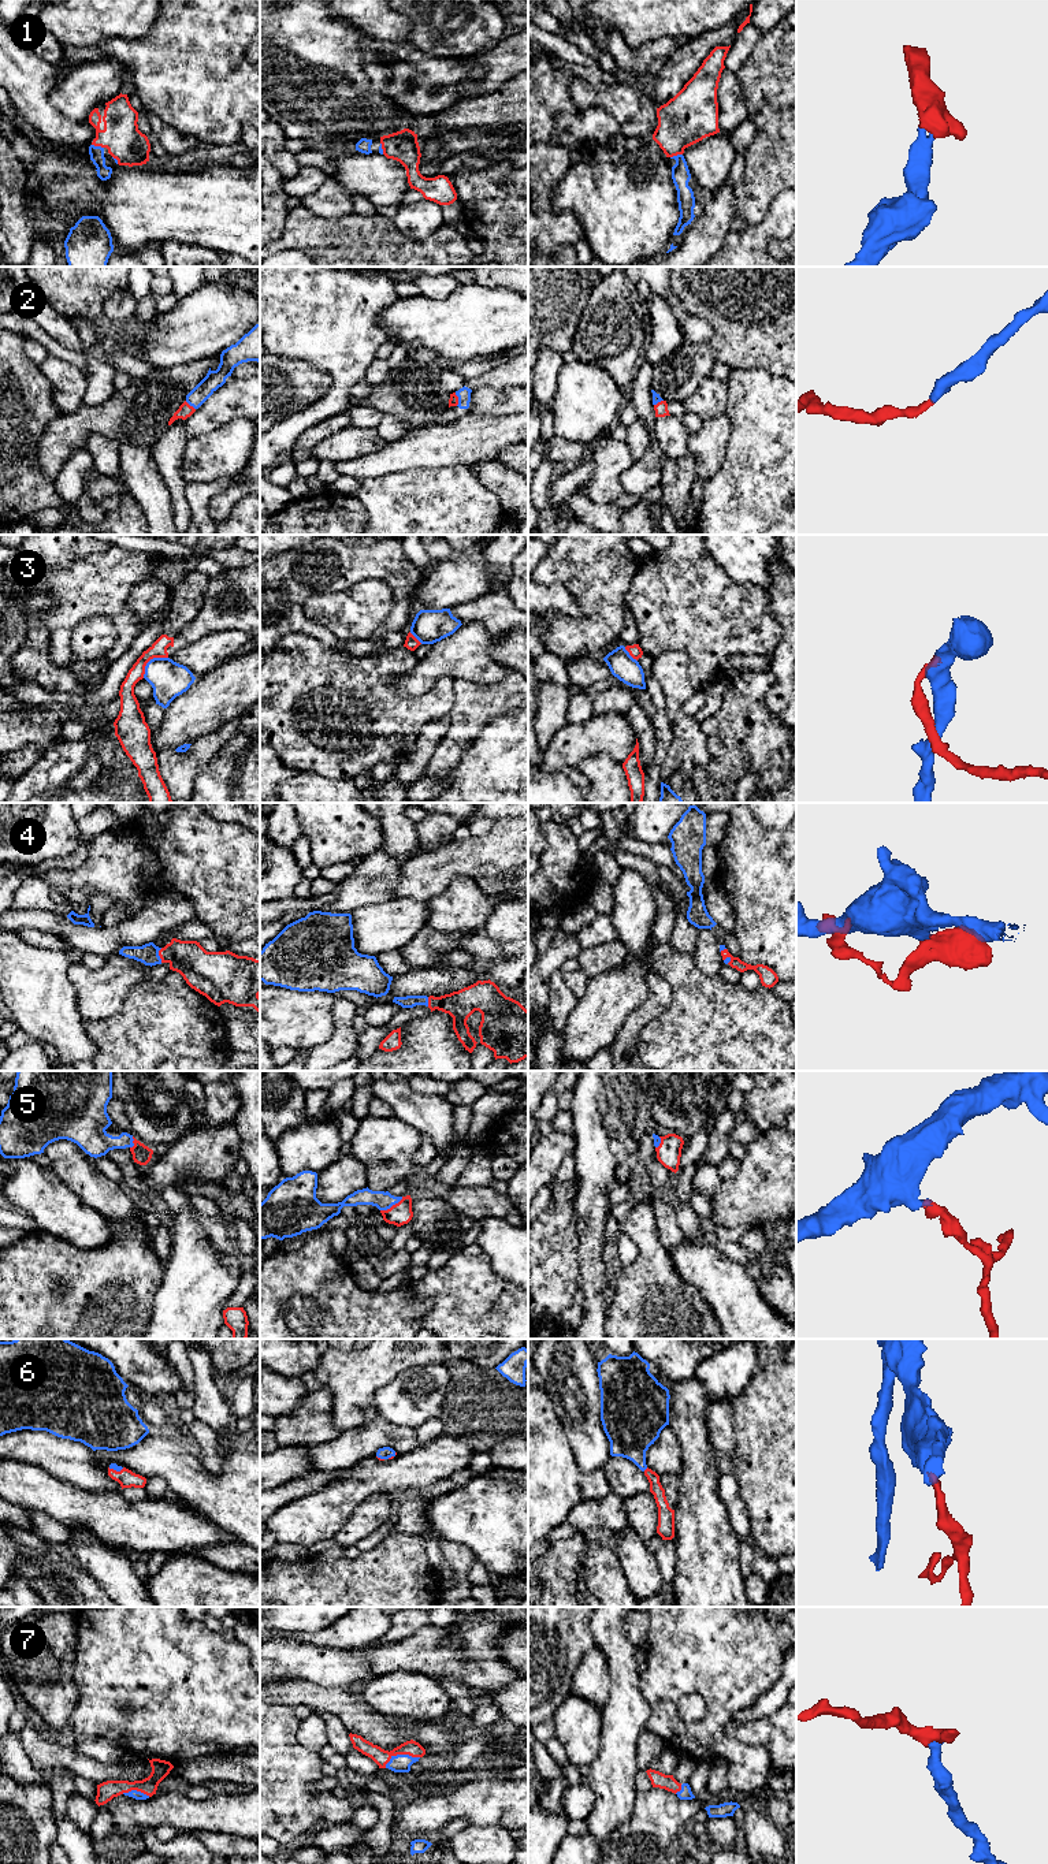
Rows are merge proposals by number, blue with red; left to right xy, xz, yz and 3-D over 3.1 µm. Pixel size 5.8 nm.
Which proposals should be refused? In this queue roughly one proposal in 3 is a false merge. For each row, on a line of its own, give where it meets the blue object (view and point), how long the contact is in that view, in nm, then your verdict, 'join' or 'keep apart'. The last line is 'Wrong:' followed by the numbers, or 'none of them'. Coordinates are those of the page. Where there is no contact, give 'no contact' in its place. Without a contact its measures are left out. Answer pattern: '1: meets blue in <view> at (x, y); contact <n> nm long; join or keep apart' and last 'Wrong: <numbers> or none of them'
1: meets blue in xy at (97, 147); contact 80 nm long; join
2: meets blue in xy at (190, 405); contact 80 nm long; join
3: meets blue in xy at (149, 661); contact 200 nm long; keep apart
4: meets blue in xy at (158, 955); contact 90 nm long; join
5: meets blue in xz at (391, 1205); contact 160 nm long; join
6: meets blue in yz at (645, 1469); contact 40 nm long; join
7: meets blue in xz at (400, 1755); contact 220 nm long; join
Wrong: 3

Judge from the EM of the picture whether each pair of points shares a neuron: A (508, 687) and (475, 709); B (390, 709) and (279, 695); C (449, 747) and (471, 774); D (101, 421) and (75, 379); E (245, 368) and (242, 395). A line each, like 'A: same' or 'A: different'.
A: same
B: same
C: different
D: different
E: different

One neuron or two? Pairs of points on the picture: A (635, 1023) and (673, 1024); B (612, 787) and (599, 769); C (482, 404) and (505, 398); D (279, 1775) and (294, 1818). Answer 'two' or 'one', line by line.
A: two
B: one
C: one
D: one

